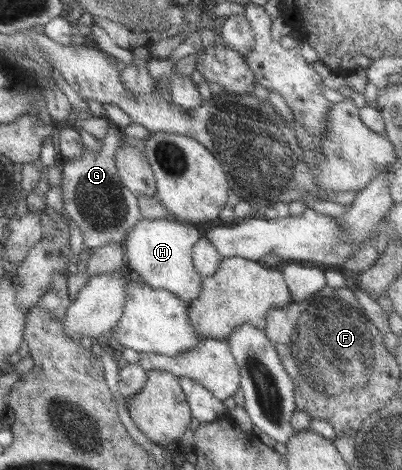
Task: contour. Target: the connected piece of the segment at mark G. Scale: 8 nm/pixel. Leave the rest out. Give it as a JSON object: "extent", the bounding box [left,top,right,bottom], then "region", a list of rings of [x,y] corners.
{"extent":[62,125,142,249],"region":[[[110,125],[110,133],[103,138],[104,146],[98,152],[86,148],[81,159],[70,159],[62,170],[64,211],[78,224],[84,234],[84,249],[104,247],[112,242],[123,243],[130,231],[142,217],[138,199],[134,193],[120,183],[116,153],[120,147],[122,130]]]}

